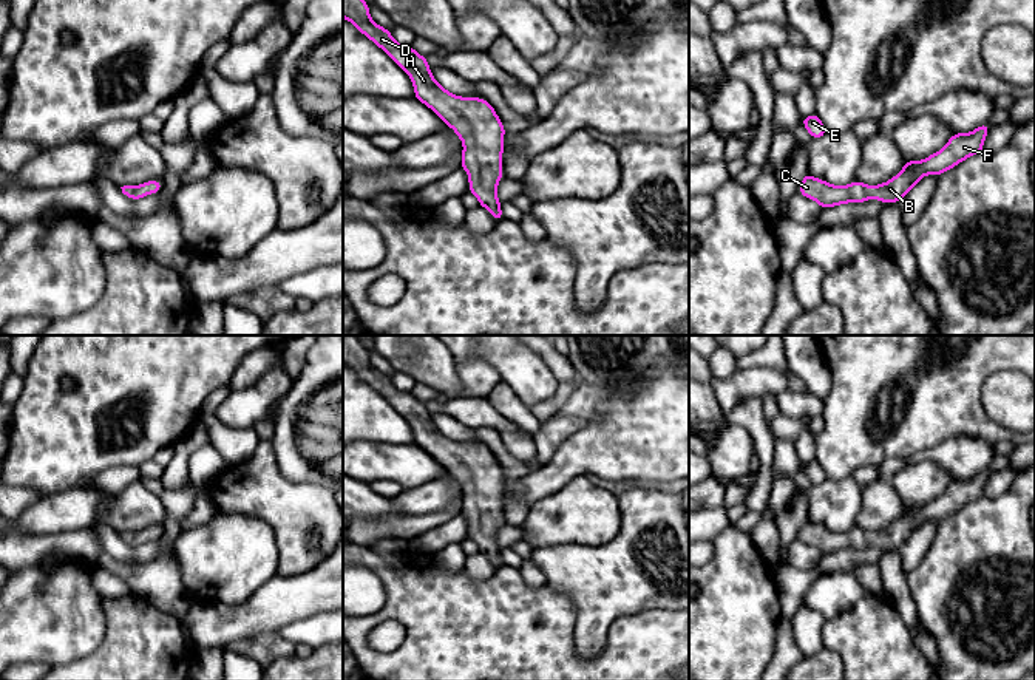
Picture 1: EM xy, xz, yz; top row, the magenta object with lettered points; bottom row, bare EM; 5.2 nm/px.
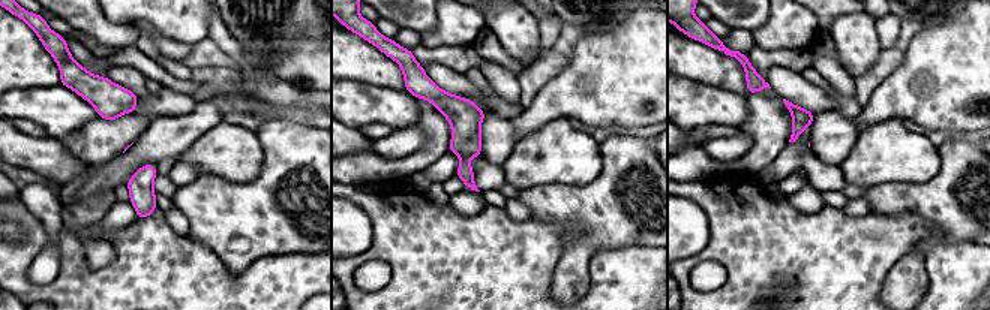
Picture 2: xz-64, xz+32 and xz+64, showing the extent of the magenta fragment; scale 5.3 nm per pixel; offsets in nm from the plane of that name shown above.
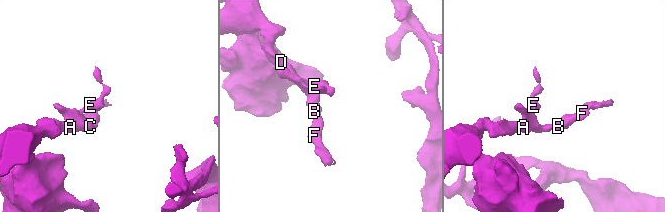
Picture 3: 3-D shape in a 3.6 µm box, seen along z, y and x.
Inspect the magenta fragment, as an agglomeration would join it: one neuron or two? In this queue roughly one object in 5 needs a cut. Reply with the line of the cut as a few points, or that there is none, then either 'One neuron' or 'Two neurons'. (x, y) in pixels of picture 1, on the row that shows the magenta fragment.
No split. One neuron

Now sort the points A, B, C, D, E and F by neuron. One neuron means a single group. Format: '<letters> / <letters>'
A B C D E F

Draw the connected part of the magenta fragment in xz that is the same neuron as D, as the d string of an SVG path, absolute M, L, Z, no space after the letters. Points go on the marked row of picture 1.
M343 0L343 19L349 20L363 36L383 49L411 79L414 97L433 110L463 144L460 167L467 172L468 190L477 198L479 206L487 209L499 223L504 219L501 201L497 199L497 184L504 178L502 155L504 134L507 128L501 122L493 105L484 97L462 97L445 90L433 76L428 59L420 56L409 45L394 40L391 31L377 25L369 14L369 3L365 0Z

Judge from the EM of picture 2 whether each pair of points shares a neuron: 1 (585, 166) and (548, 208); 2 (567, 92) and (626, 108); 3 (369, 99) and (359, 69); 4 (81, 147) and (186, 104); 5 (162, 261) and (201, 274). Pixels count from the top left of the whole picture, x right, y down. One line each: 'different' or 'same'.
1: different
2: same
3: different
4: same
5: same

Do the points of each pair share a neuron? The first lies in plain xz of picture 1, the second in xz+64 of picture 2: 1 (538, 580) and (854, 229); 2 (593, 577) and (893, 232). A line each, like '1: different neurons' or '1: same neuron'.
1: different neurons
2: different neurons

